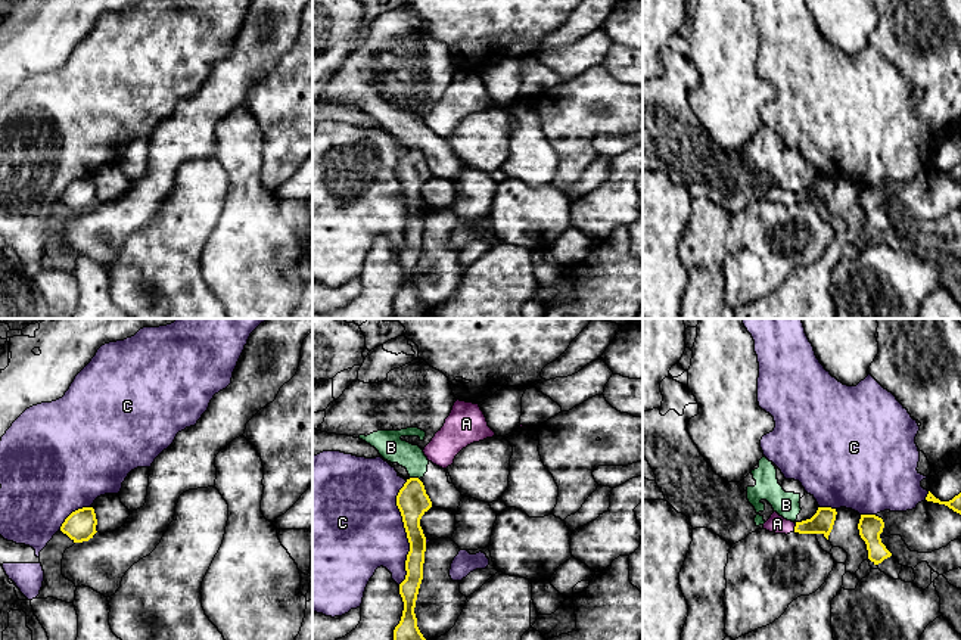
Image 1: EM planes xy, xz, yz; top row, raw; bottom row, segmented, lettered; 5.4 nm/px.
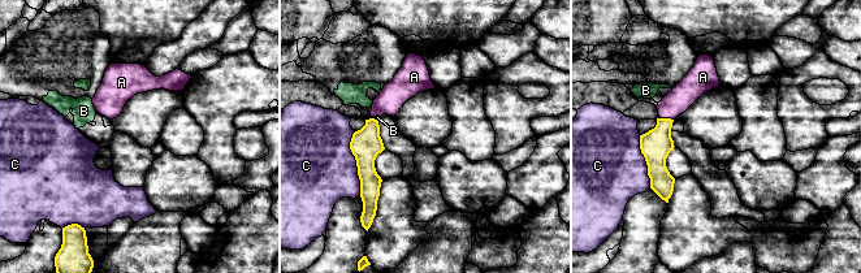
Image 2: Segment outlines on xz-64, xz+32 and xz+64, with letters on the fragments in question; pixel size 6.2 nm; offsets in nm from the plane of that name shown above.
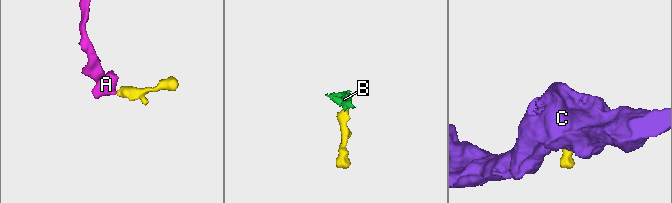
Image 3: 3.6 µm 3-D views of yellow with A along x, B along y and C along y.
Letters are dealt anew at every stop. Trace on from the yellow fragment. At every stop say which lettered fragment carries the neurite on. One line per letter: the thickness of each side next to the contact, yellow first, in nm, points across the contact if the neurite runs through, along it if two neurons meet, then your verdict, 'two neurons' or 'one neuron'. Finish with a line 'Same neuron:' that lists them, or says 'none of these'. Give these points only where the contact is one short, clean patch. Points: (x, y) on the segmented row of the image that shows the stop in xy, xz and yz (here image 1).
A: calibres 120 and 100 nm; way yz (821, 522), (795, 527), (777, 524); one neuron
B: calibres 170 and 150 nm; border xz (410, 477), (419, 480); two neurons
C: calibres 170 and 480 nm; two neurons
Same neuron: A

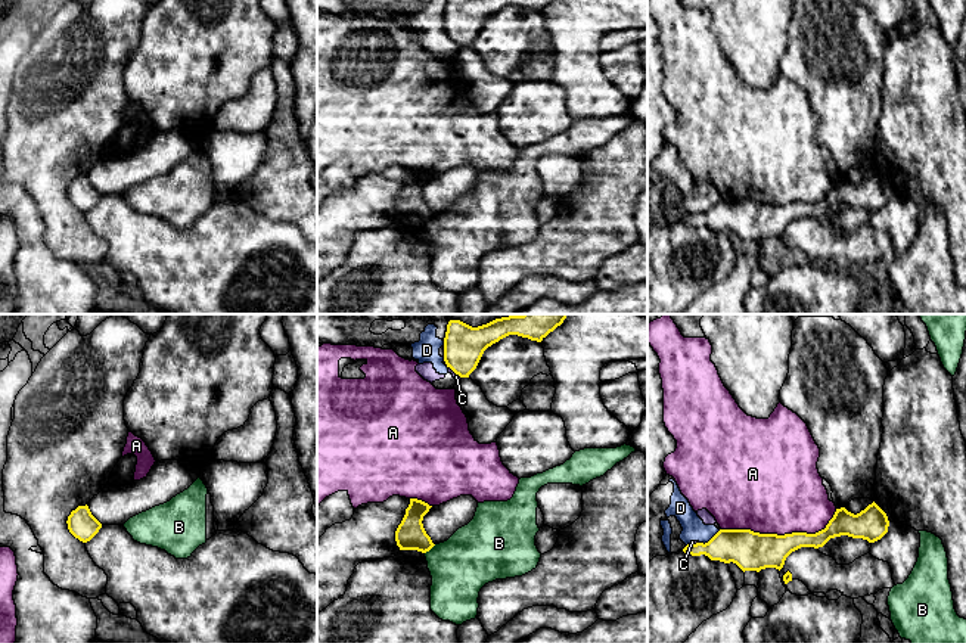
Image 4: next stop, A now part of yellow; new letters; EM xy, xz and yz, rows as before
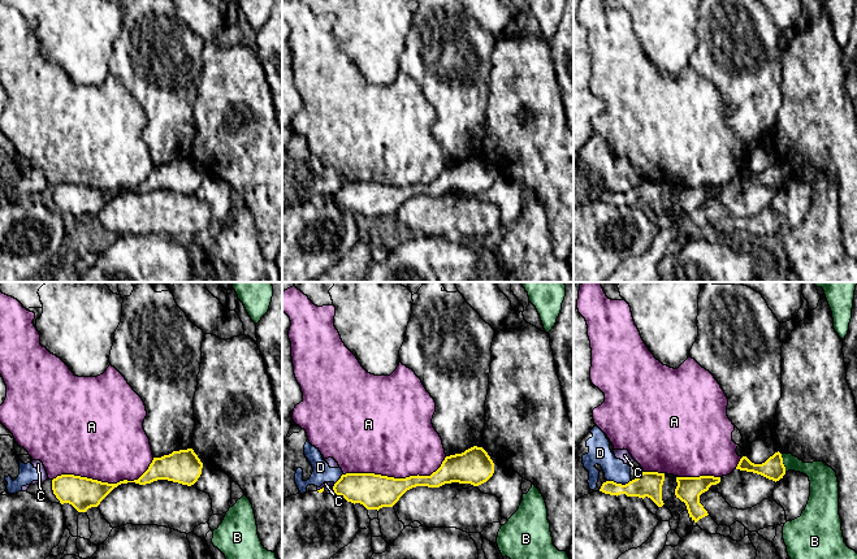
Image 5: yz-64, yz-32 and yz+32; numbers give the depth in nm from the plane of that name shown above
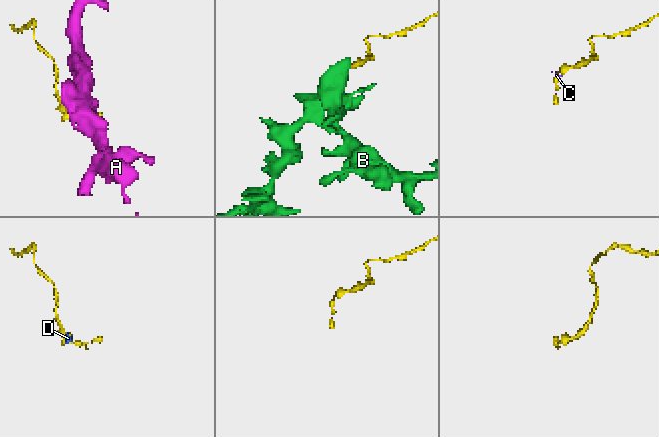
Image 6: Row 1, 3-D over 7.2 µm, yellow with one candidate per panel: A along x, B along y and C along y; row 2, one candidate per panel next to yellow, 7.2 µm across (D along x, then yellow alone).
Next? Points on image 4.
A: calibres 220 and 480 nm; two neurons
B: calibres 160 and 320 nm; border xz (435, 544), (425, 553); two neurons
C: calibres 220 and 30 nm; border xz (444, 360), (460, 378); two neurons
D: calibres 220 and 130 nm; border yz (720, 530), (707, 541), (699, 543); two neurons
Same neuron: none of these

